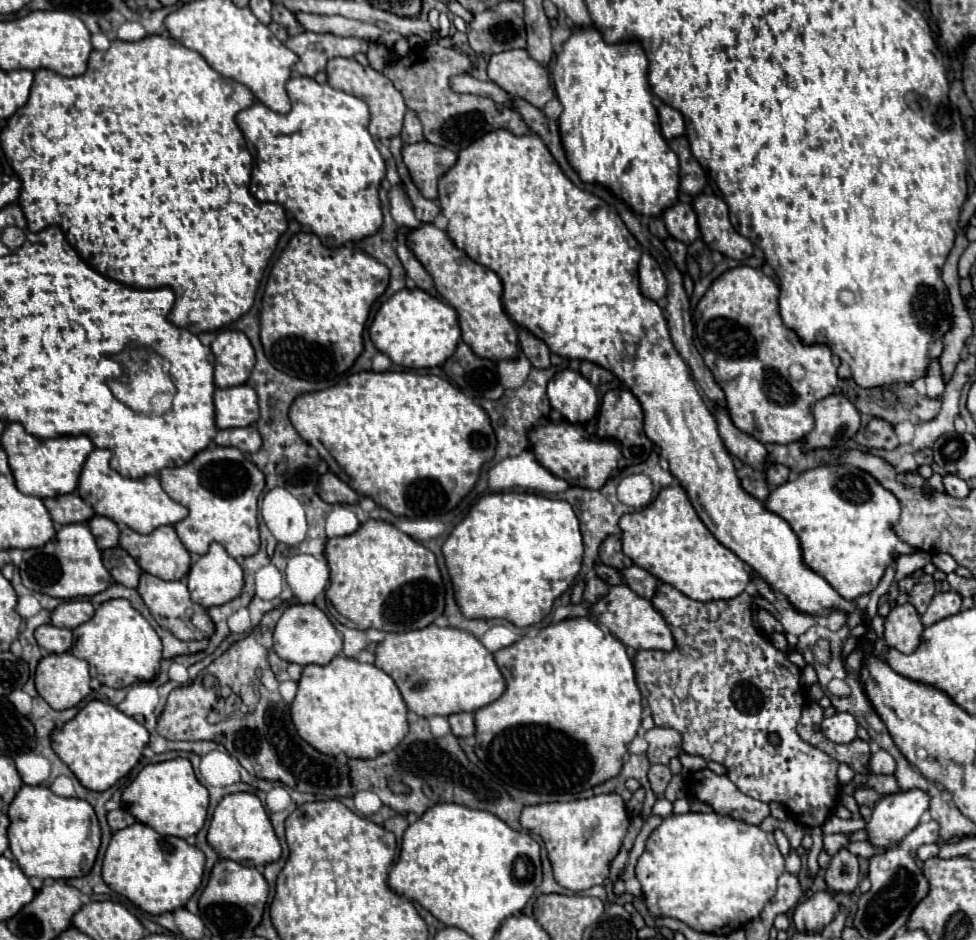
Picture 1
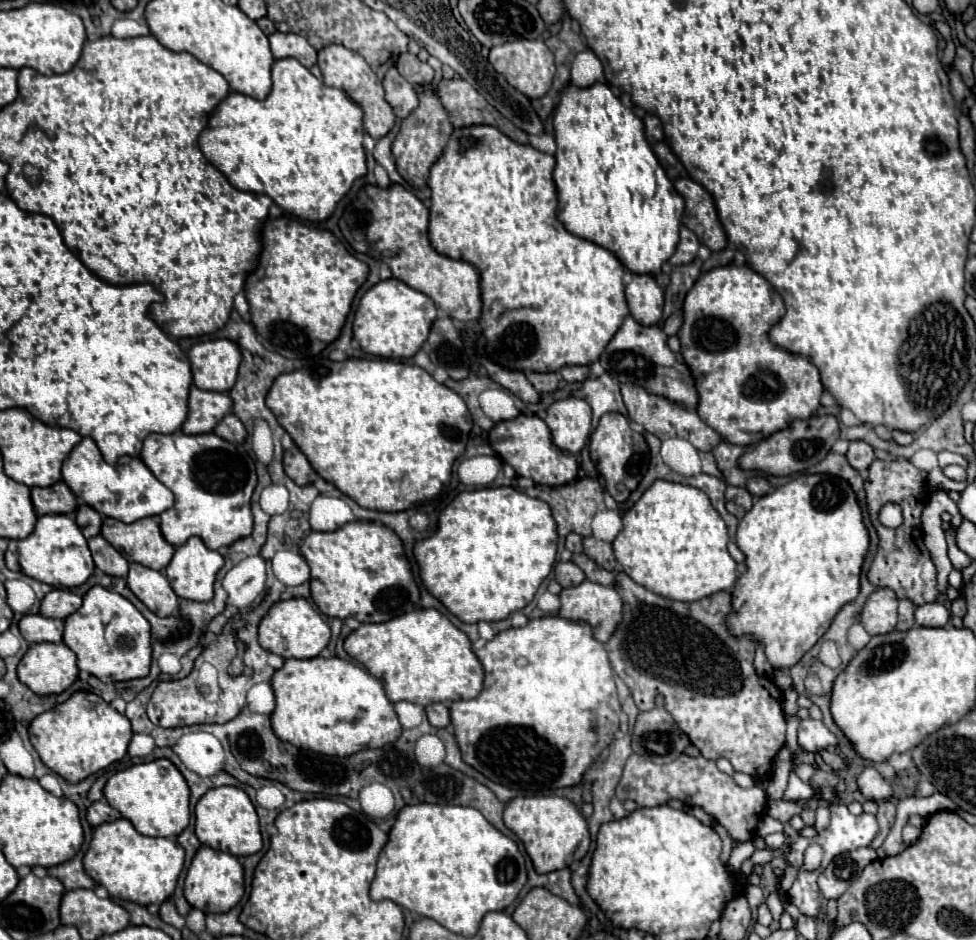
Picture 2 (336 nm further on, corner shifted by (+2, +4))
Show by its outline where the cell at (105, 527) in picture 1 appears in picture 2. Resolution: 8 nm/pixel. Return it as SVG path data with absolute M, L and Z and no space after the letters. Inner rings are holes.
M80 505L78 509L76 509L76 523L78 523L78 527L82 529L82 535L86 537L86 539L90 539L90 537L94 537L94 535L100 535L100 527L102 527L102 517L94 511L94 509L90 509L90 505Z

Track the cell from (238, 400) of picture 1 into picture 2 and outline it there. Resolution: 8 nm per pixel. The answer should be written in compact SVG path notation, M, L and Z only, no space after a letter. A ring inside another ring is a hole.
M190 387L188 397L188 415L182 423L182 433L210 433L222 421L226 413L232 409L232 399L226 393L202 391L198 387Z

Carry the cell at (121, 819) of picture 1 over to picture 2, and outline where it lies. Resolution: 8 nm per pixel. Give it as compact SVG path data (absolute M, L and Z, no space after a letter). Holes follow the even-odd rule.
M102 799L102 801L94 801L94 803L88 807L88 811L86 811L86 821L88 821L92 827L102 825L102 823L106 823L106 821L114 821L114 819L120 819L120 813L118 813L114 807L110 807L104 799Z

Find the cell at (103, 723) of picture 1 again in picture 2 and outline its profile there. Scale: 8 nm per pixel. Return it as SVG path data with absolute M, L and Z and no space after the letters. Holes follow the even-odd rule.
M76 691L64 703L38 715L28 727L30 741L42 763L68 783L78 783L88 775L120 761L132 739L130 721L96 693Z

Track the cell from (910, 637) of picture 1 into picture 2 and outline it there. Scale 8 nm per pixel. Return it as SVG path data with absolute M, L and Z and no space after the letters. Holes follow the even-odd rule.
M874 589L862 611L860 611L860 623L870 635L884 635L894 631L896 617L898 617L898 597L892 589Z

